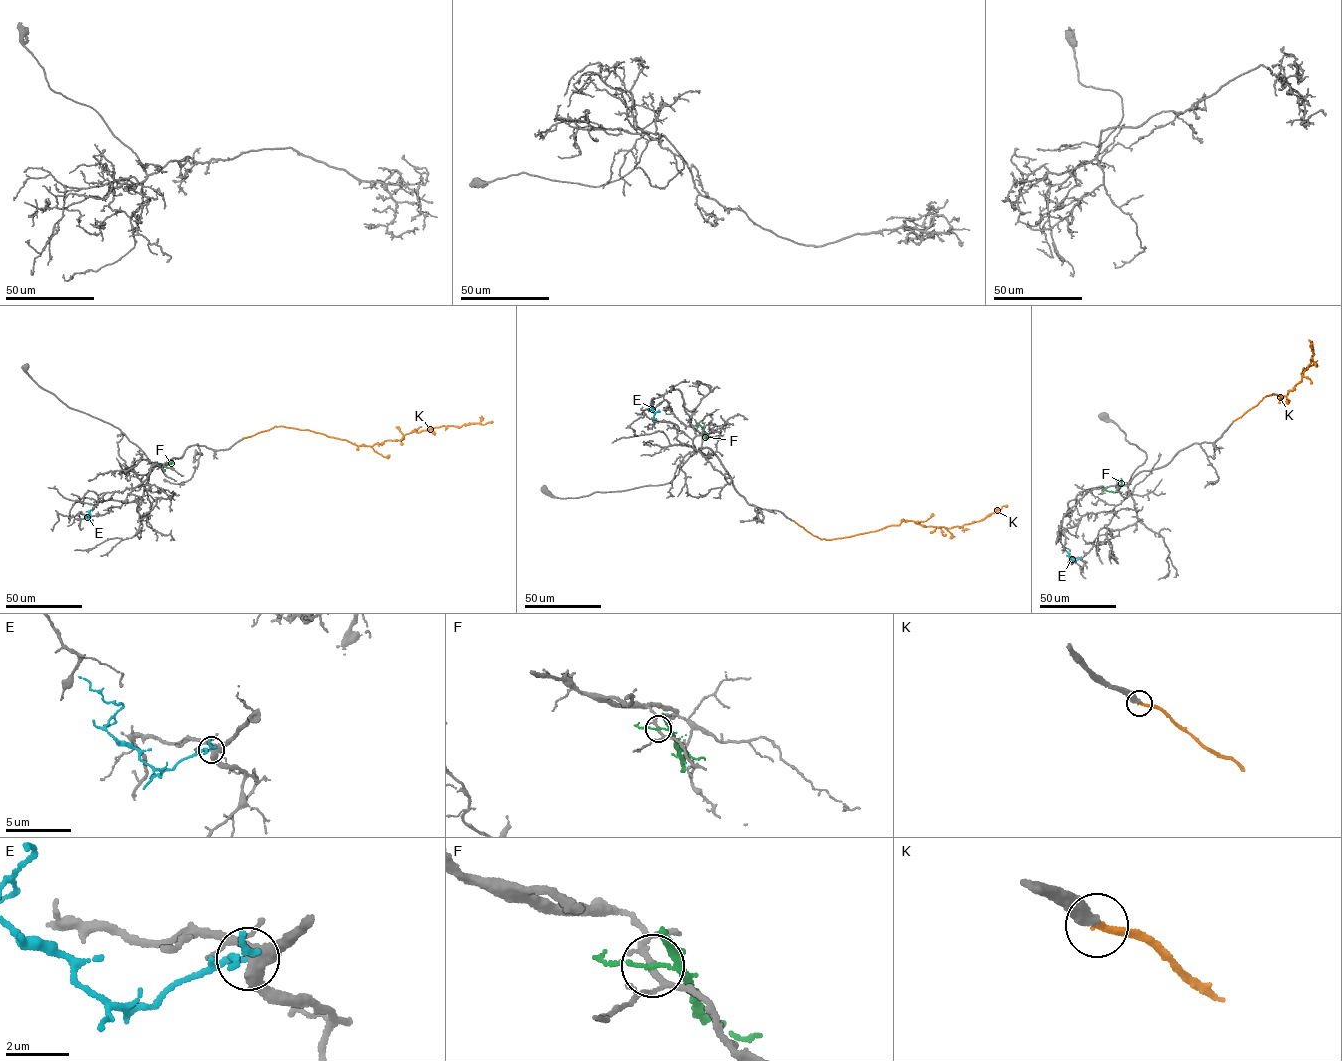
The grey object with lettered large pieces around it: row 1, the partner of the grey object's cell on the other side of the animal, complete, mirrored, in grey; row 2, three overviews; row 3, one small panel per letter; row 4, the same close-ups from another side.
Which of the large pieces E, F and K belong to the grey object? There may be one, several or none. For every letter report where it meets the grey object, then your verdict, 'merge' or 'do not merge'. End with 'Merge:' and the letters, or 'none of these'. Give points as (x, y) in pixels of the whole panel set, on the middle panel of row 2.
E: (654, 420) | do not merge
F: (697, 424) | do not merge
K: (791, 520) | do not merge
Merge: none of these

